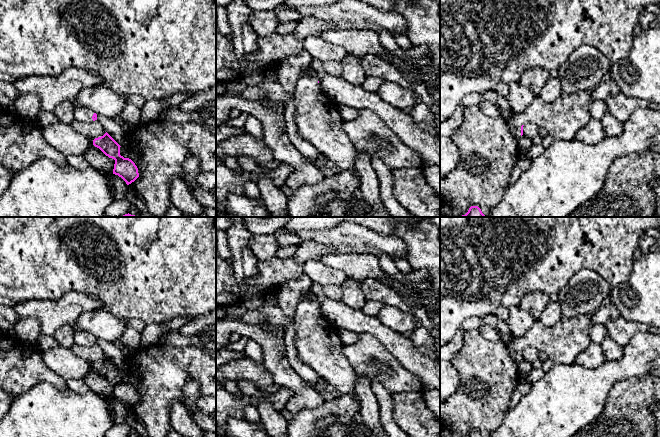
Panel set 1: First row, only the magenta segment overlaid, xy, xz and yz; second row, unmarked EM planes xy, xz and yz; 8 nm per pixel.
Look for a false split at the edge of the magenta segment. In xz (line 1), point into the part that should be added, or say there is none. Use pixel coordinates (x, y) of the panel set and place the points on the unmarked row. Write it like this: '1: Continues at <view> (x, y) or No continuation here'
1: No continuation here

